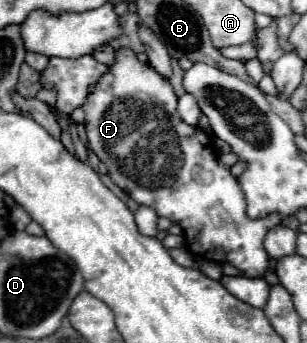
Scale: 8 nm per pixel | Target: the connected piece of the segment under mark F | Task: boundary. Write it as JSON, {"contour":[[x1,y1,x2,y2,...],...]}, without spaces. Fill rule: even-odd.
{"contour":[[127,48,119,50,115,60,83,104,85,130,89,150,95,150,113,182,137,204,143,204,135,212,139,232,157,236,157,214,165,216,183,228,189,250,201,250,201,256,219,264,227,262,247,278,263,278,269,266,263,238,271,226,283,222,283,216,249,218,239,180,219,162,217,150,209,144,209,136,201,128,177,118,177,96,171,84,149,64,141,64,135,52],[215,204,217,216,223,220,221,226,209,216,209,208]]}

